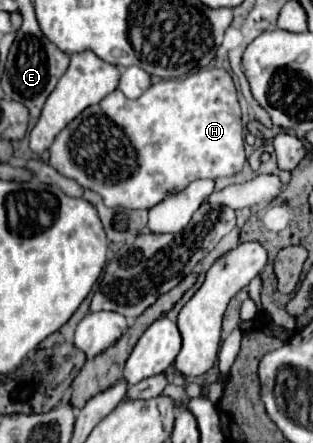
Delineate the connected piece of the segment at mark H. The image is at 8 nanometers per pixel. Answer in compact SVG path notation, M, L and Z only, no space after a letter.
M203 68L183 80L161 80L143 96L129 100L121 90L113 90L99 104L85 108L49 148L49 164L79 186L97 192L109 208L153 208L167 194L185 190L197 178L233 176L243 168L243 122L237 102L237 88L225 68Z

